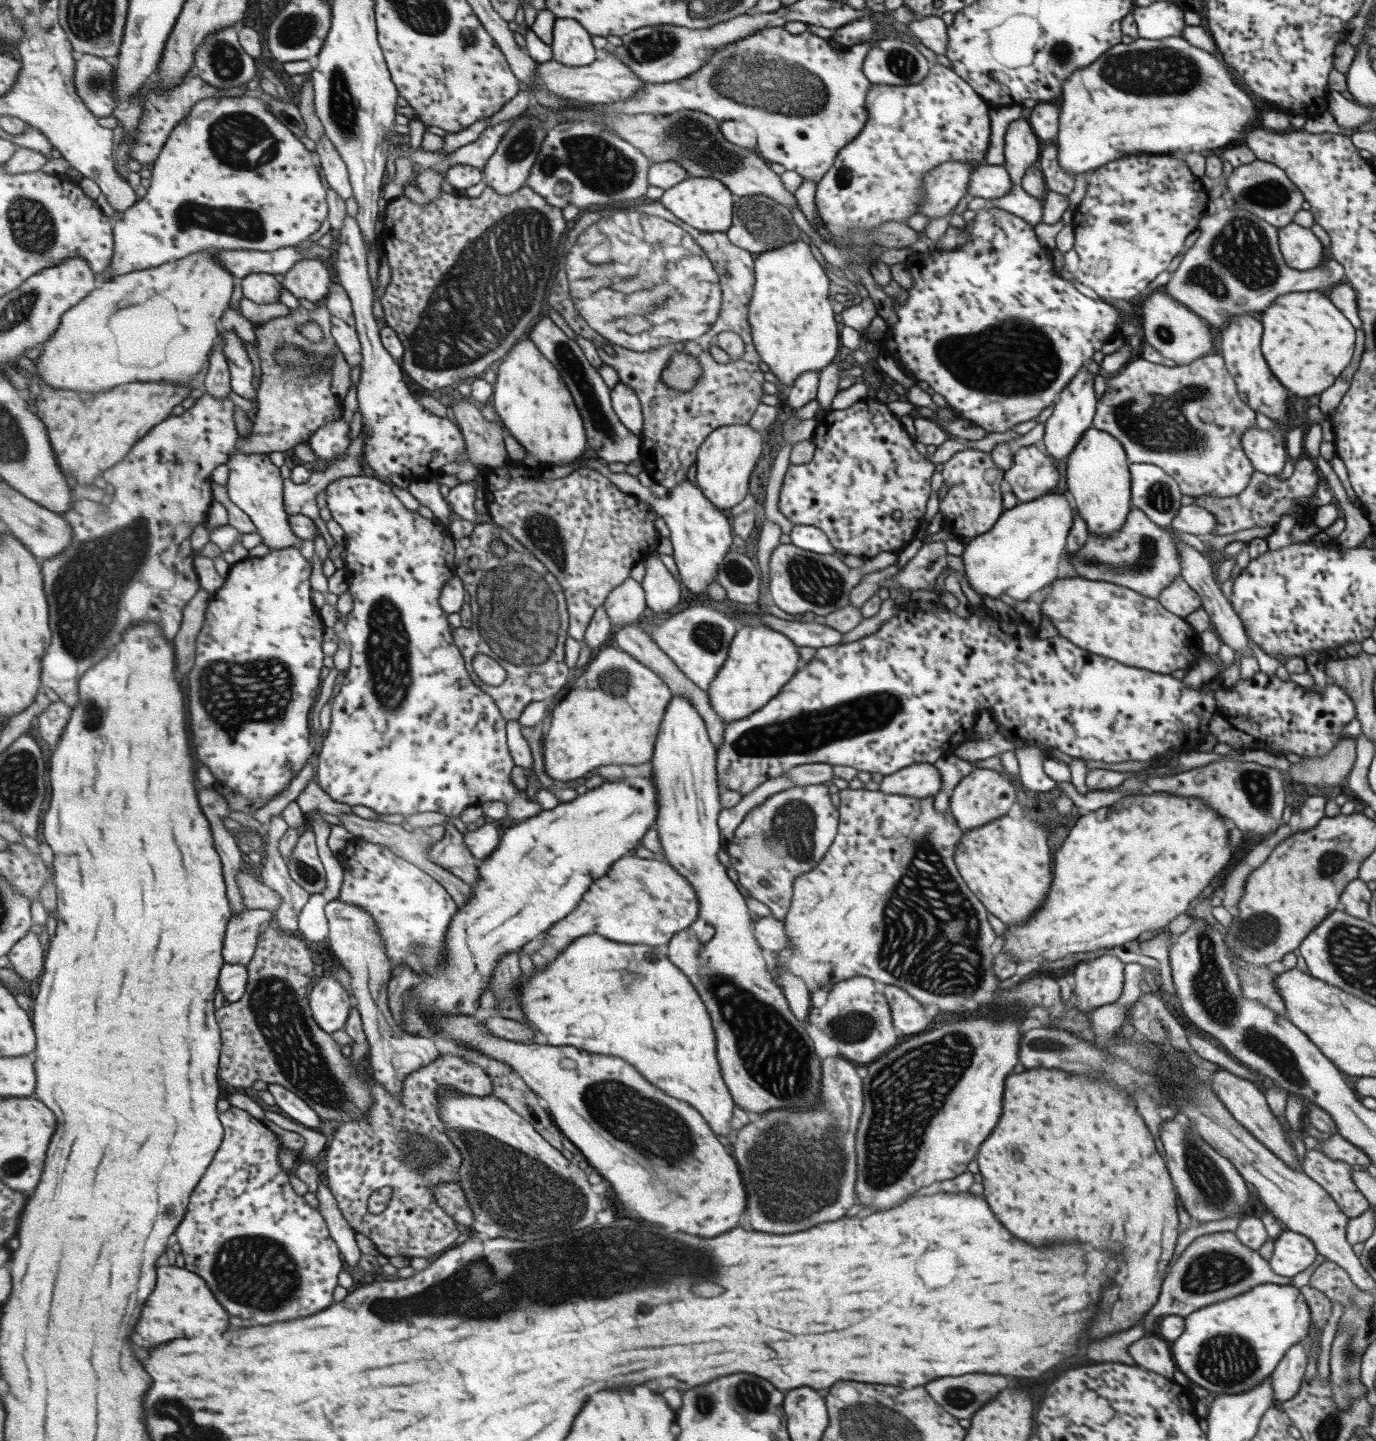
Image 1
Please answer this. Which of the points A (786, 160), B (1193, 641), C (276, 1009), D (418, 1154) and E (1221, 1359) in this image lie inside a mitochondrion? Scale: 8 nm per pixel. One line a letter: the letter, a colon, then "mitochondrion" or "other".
A: other
B: other
C: mitochondrion
D: mitochondrion
E: mitochondrion

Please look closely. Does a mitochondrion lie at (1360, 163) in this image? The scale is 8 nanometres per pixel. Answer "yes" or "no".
no

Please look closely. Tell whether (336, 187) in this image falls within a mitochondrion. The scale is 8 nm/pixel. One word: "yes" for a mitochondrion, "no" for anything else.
no

